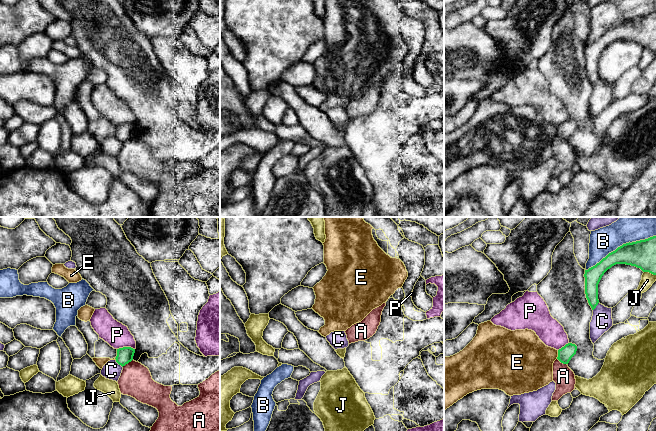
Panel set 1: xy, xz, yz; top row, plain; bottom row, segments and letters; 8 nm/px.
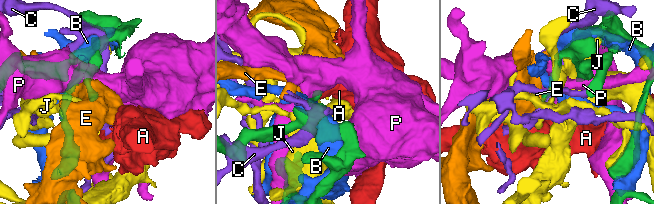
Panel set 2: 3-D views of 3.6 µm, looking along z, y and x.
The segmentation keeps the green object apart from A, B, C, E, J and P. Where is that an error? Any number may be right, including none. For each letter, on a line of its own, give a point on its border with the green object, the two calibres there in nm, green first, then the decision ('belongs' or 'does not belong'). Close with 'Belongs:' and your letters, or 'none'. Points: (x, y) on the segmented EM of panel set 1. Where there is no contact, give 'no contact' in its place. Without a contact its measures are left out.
A: xy (127, 363) | 130/260 nm | does not belong
B: yz (620, 246) | 220/220 nm | does not belong
C: xy (119, 364) | 130/150 nm | does not belong
E: yz (558, 354) | 120/400 nm | does not belong
J: yz (650, 272) | 220/100 nm | does not belong
P: xy (125, 347) | 130/200 nm | does not belong
Belongs: none

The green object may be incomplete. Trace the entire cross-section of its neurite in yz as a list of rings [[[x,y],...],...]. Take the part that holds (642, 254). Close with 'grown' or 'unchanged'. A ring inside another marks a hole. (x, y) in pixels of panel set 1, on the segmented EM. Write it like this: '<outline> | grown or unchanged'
[[[656,236],[623,244],[595,266],[585,270],[585,294],[592,310],[599,303],[598,284],[602,276],[616,264],[635,266],[643,272],[656,275]]] | unchanged

